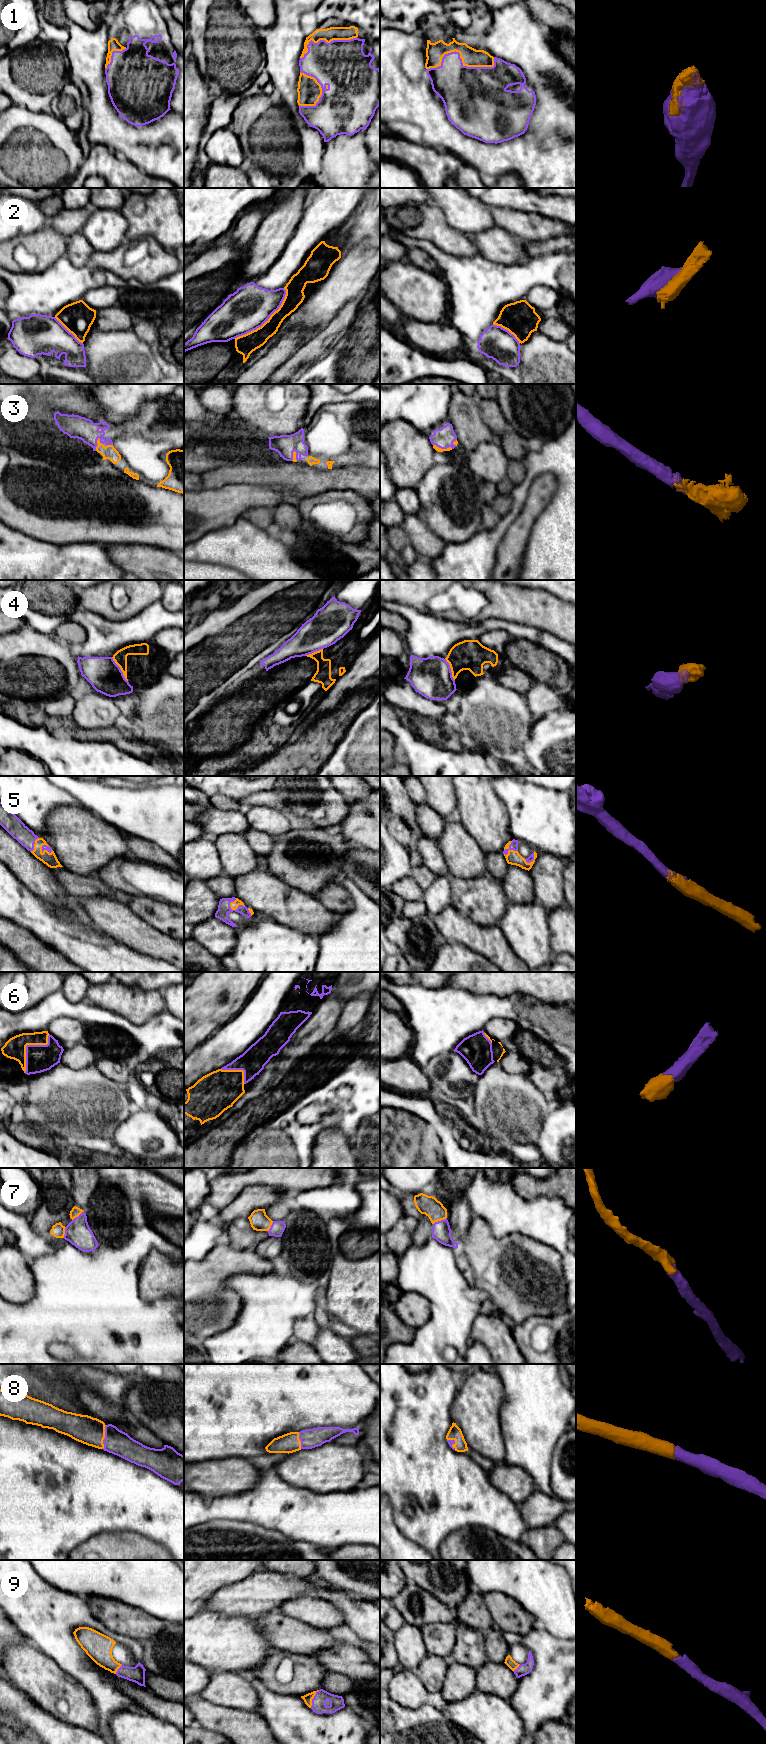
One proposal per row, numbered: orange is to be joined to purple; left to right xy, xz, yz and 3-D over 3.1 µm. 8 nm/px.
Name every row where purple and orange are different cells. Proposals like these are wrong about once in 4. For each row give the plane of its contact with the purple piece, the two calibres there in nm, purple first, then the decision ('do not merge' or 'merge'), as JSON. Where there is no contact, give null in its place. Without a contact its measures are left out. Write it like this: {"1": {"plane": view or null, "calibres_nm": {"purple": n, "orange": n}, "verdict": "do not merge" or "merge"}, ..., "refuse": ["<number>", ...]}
{"1": {"plane": "yz", "calibres_nm": {"purple": 380, "orange": 150}, "verdict": "merge"}, "2": {"plane": "xz", "calibres_nm": {"purple": 340, "orange": 160}, "verdict": "do not merge"}, "3": {"plane": "xy", "calibres_nm": {"purple": 190, "orange": 110}, "verdict": "merge"}, "4": {"plane": "xy", "calibres_nm": {"purple": 260, "orange": 110}, "verdict": "do not merge"}, "5": {"plane": "yz", "calibres_nm": {"purple": 60, "orange": 110}, "verdict": "merge"}, "6": {"plane": "xy", "calibres_nm": {"purple": 220, "orange": 180}, "verdict": "merge"}, "7": {"plane": "yz", "calibres_nm": {"purple": 150, "orange": 160}, "verdict": "merge"}, "8": {"plane": "xy", "calibres_nm": {"purple": 200, "orange": 220}, "verdict": "merge"}, "9": {"plane": "xz", "calibres_nm": {"purple": 110, "orange": 70}, "verdict": "merge"}, "refuse": ["2", "4"]}

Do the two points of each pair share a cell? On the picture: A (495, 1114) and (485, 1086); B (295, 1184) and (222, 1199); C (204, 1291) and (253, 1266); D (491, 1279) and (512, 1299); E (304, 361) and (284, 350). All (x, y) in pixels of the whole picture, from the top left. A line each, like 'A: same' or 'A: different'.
A: same
B: same
C: same
D: same
E: different

